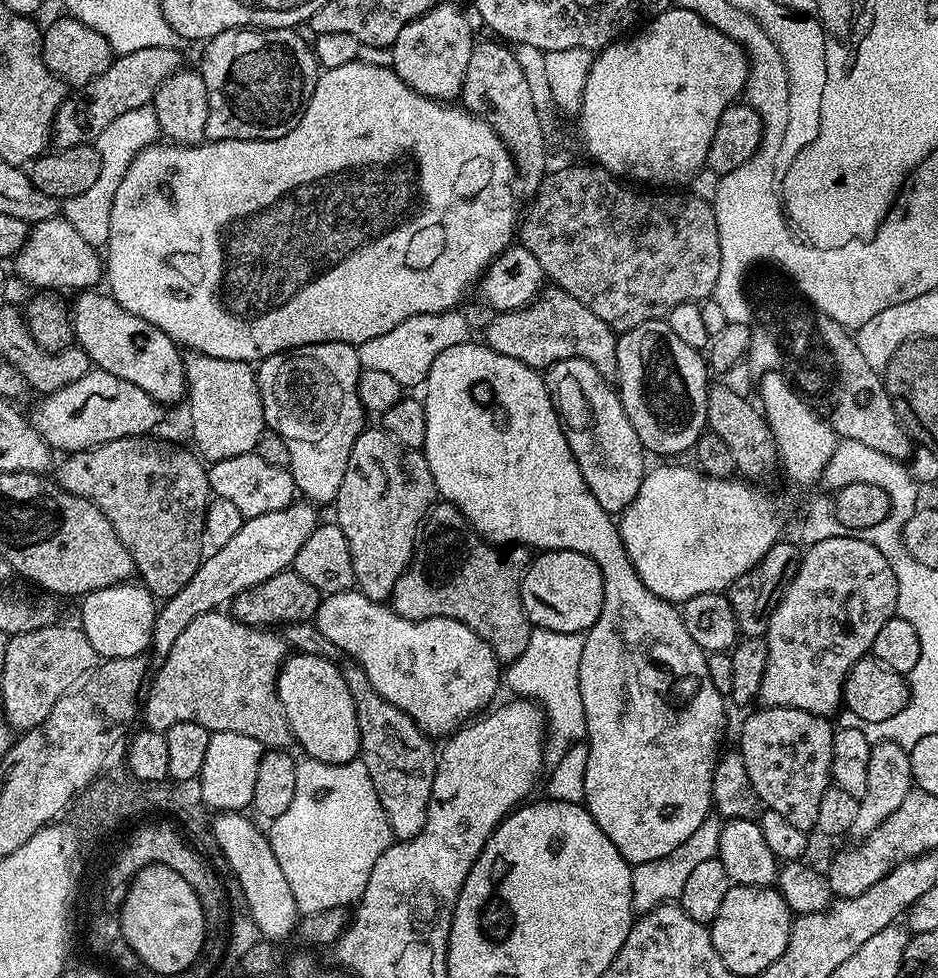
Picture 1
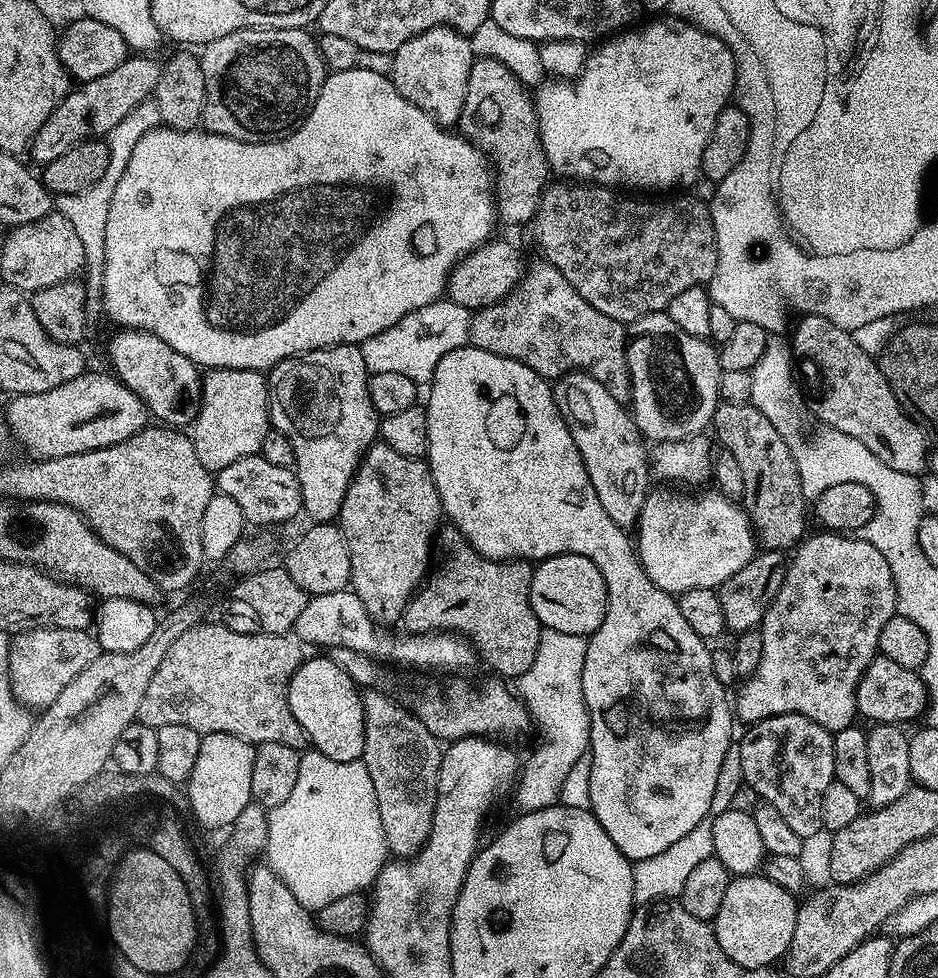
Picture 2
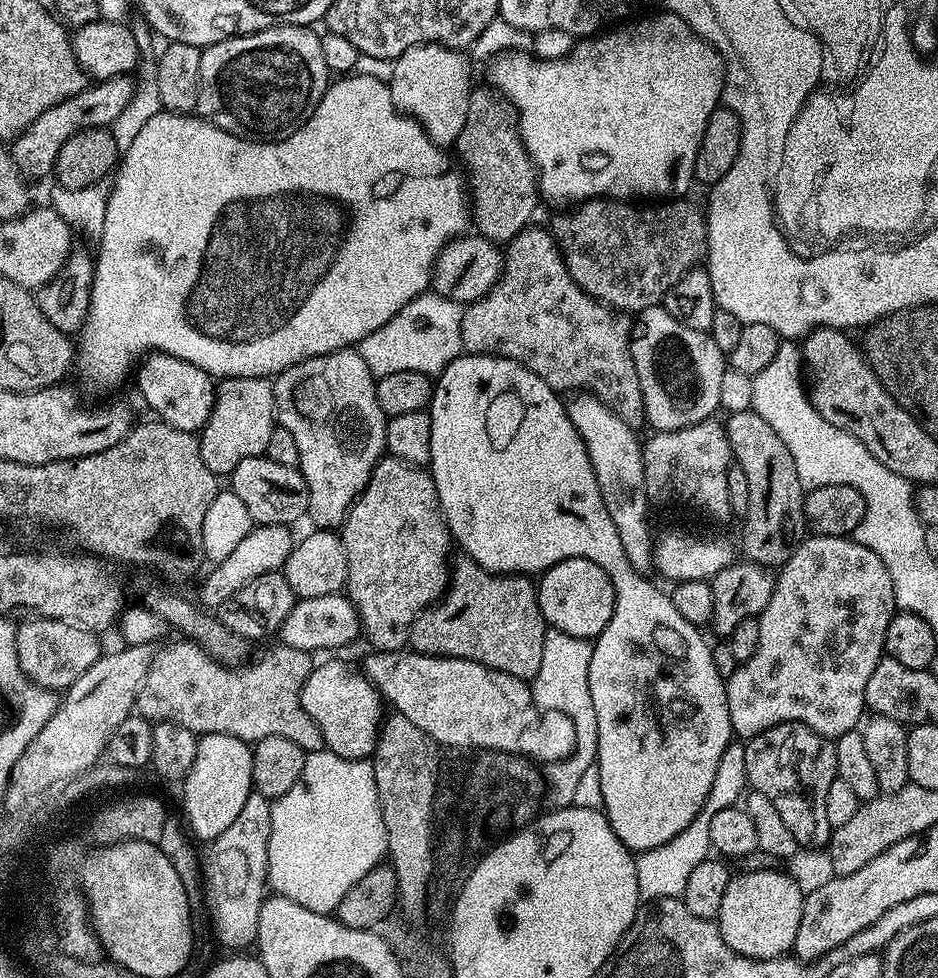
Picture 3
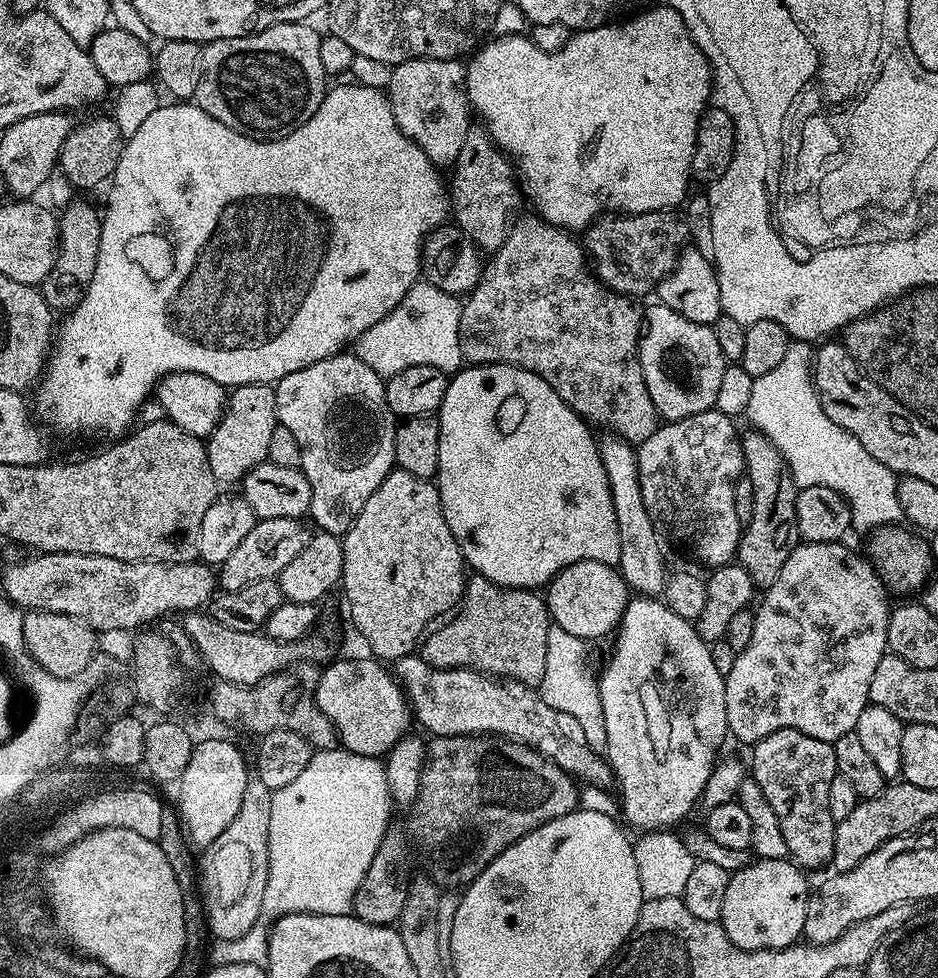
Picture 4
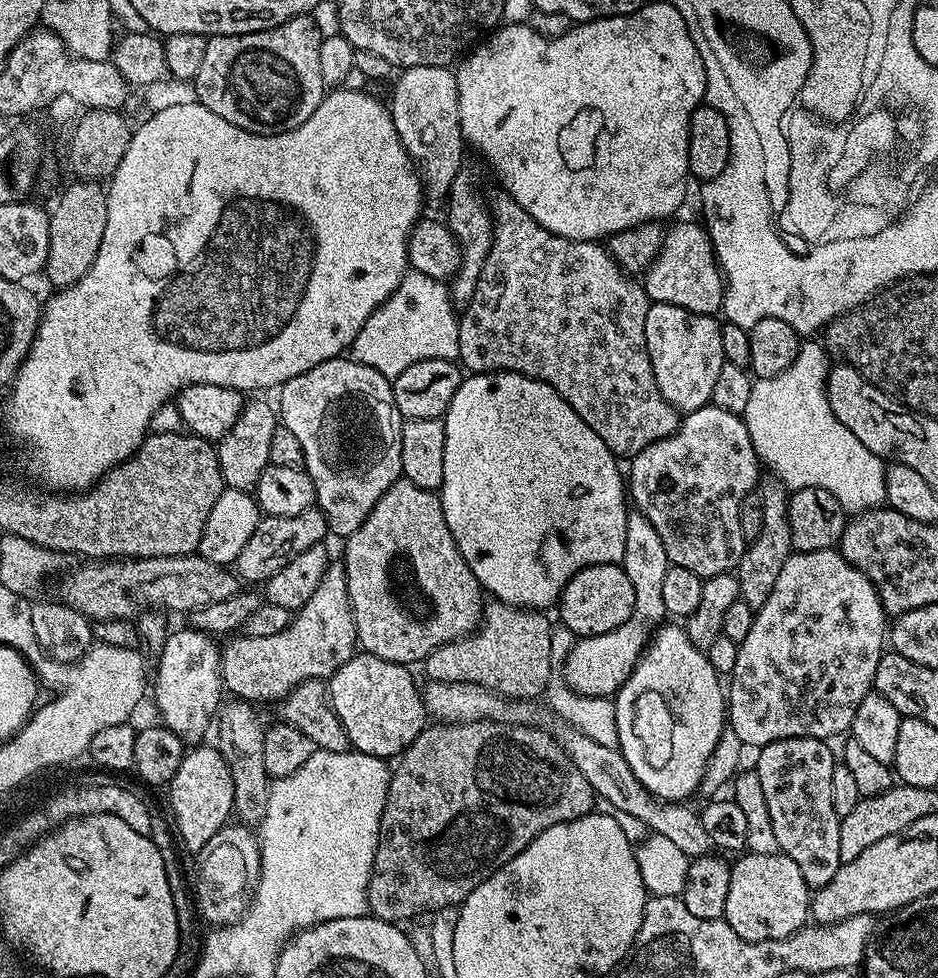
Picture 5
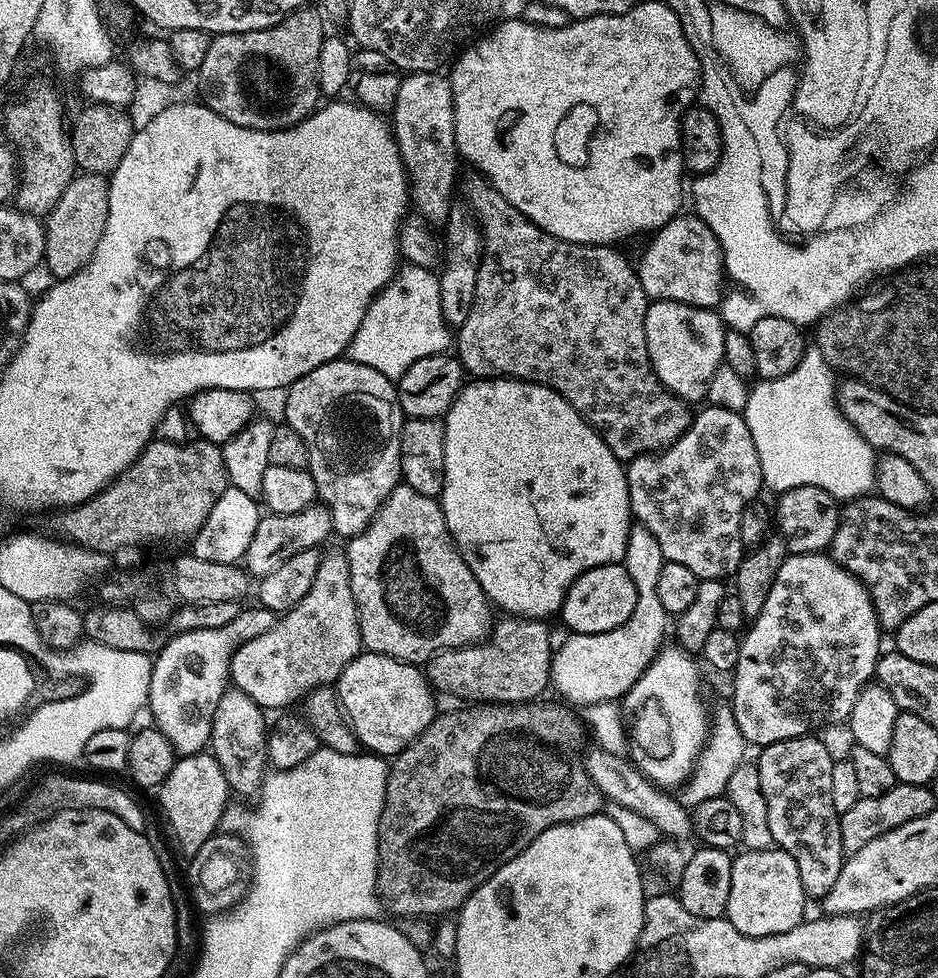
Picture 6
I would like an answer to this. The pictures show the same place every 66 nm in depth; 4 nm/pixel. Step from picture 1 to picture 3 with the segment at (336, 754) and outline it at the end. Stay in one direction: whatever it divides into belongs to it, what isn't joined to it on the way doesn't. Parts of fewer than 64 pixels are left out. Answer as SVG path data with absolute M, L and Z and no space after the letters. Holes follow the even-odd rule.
M344 660L317 663L302 686L300 701L302 710L322 730L327 751L351 760L368 760L373 755L386 711L380 692L359 667L351 668Z

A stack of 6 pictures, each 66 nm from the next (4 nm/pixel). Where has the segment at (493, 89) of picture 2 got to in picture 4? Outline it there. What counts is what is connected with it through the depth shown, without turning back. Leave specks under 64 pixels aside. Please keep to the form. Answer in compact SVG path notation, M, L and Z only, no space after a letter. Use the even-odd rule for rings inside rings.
M469 127L466 142L462 142L462 150L458 150L458 158L450 175L452 175L452 184L450 180L450 216L455 227L462 229L481 250L500 248L502 242L506 242L508 229L517 219L516 211L520 208L520 200L522 204L522 188L508 157L496 147L492 137L483 127Z

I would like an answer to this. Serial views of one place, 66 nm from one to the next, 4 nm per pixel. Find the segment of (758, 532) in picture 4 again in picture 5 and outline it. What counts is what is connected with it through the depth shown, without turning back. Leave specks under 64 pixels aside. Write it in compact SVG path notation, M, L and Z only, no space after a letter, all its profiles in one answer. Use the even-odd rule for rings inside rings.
M765 483L759 489L761 492L758 503L762 510L762 530L758 534L758 538L751 540L745 547L740 565L734 570L736 581L740 587L740 599L754 610L761 608L766 602L766 598L770 598L770 590L774 590L774 582L778 582L778 574L782 574L782 566L786 566L788 557L794 551L790 538L790 522L788 521L789 493L783 484L771 483L768 485Z

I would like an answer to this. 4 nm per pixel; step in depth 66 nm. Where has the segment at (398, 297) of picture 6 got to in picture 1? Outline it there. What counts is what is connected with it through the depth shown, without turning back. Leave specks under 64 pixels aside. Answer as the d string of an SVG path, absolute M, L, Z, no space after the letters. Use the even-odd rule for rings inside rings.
M460 310L435 312L434 314L418 314L414 318L406 318L406 322L398 322L394 330L386 330L386 334L378 334L378 338L370 338L358 345L361 369L382 370L390 374L405 389L423 385L430 374L430 366L442 350L450 350L450 346L469 343L468 320Z

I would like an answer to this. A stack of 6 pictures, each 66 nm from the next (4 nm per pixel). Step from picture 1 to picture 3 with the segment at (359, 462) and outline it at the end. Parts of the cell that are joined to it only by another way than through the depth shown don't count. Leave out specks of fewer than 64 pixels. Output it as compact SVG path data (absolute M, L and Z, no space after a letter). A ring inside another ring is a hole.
M385 455L377 462L372 477L360 491L342 525L342 539L348 559L346 595L360 615L361 625L368 632L373 649L398 651L406 644L403 631L425 608L431 608L448 591L450 559L448 560L448 526L440 512L440 503L431 471L414 464L403 464L398 458Z

